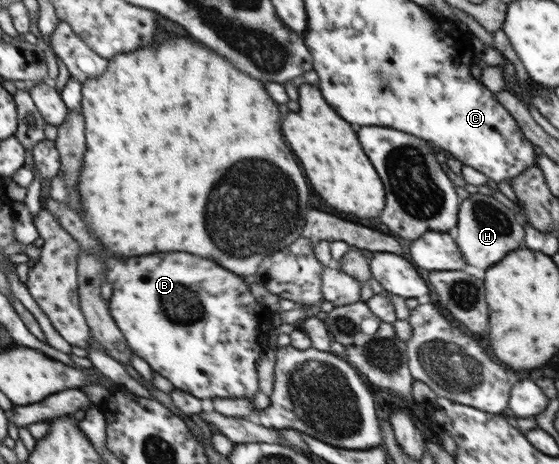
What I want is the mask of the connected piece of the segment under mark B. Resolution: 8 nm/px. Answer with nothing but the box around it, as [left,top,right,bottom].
[104,254,267,400]

